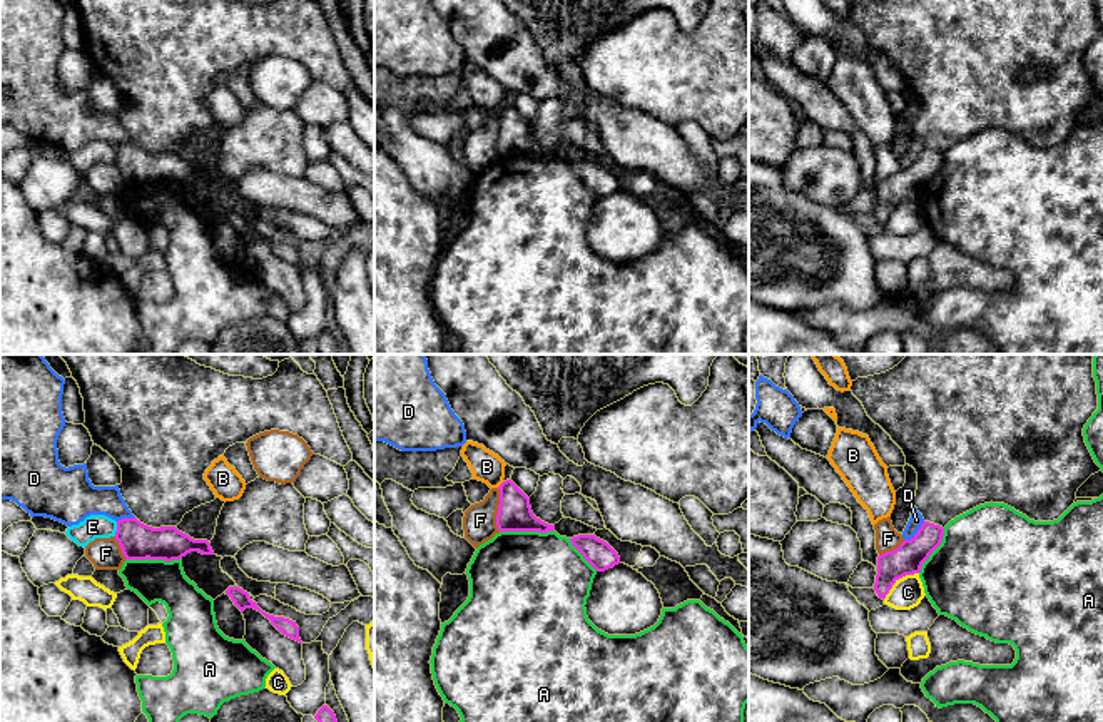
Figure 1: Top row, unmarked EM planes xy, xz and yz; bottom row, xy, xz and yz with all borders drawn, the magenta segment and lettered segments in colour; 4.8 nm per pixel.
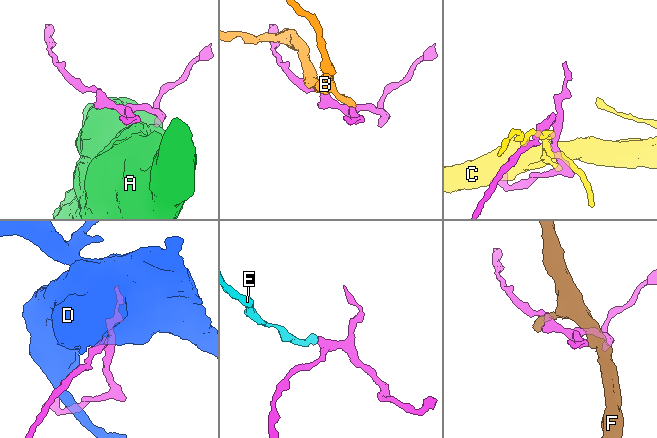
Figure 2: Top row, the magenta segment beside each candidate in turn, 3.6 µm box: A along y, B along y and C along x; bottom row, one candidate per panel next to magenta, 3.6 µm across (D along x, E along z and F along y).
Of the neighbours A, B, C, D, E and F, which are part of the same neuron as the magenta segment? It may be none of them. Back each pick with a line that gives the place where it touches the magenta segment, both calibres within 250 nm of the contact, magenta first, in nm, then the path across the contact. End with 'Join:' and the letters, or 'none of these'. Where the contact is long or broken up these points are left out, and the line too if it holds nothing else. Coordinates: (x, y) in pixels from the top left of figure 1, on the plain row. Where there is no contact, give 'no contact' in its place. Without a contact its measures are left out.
Join: none of these

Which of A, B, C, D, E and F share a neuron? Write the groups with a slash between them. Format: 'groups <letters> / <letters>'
groups A / B / C / D / E / F

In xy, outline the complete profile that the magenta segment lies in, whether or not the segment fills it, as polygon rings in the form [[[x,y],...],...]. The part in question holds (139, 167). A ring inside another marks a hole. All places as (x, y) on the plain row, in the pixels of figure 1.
[[[137,144],[117,147],[115,165],[125,186],[180,186],[191,177],[214,180],[207,165],[194,165],[175,152],[152,154]]]

